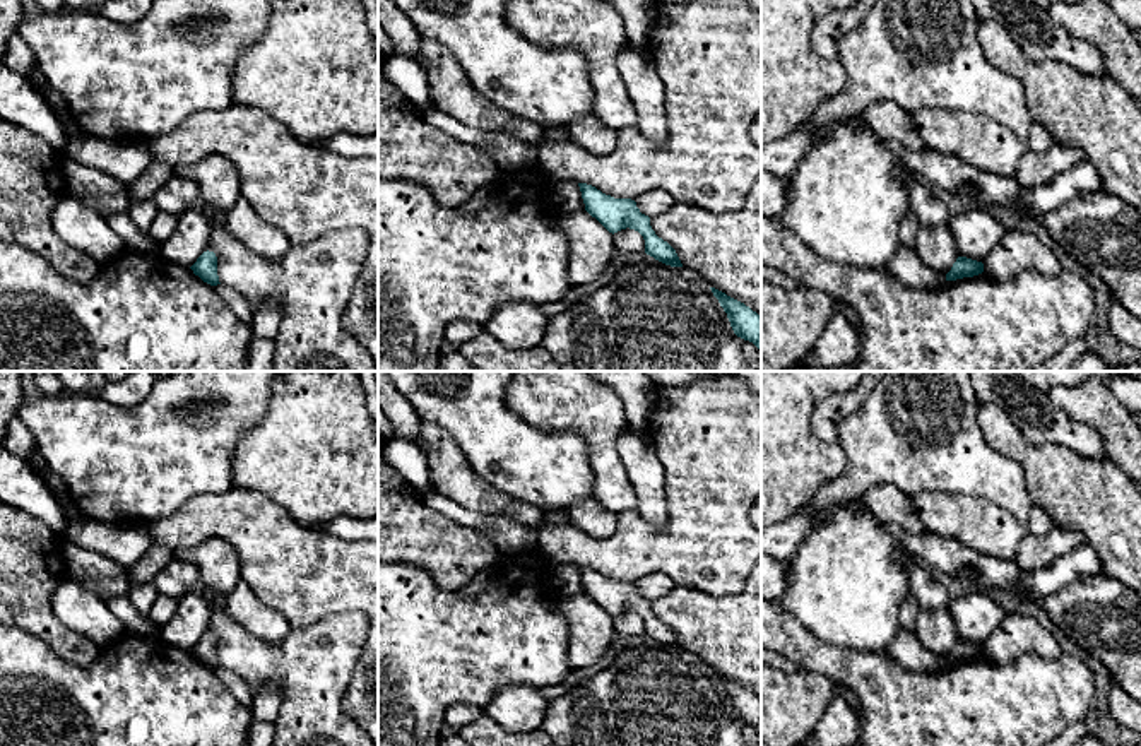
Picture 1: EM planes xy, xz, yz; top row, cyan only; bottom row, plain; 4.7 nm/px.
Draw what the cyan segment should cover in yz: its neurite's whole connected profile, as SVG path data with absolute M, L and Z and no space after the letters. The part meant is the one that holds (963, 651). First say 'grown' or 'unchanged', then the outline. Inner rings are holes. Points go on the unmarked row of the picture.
unchanged; M958 640L956 645L953 647L951 654L946 657L946 664L956 664L963 660L973 660L984 655L984 647L967 642L967 640Z

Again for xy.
unchanged; M204 635L190 652L207 667L221 667L217 659L217 640L214 635Z

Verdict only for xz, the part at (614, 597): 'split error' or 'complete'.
complete

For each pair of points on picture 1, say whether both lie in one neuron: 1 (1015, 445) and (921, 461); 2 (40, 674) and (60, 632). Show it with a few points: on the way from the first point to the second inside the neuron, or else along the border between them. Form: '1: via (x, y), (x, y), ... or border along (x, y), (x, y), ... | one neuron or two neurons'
1: border along (975, 411), (984, 440), (1023, 473) | two neurons
2: border along (17, 628), (40, 637), (70, 663), (91, 661) | two neurons

